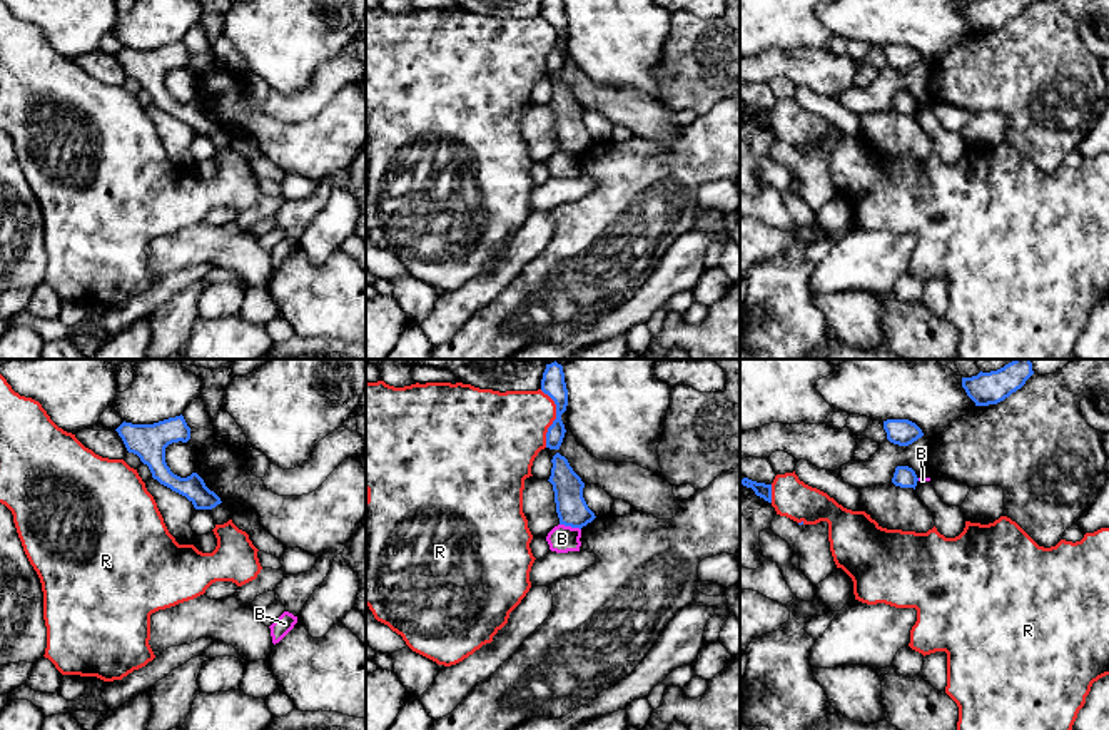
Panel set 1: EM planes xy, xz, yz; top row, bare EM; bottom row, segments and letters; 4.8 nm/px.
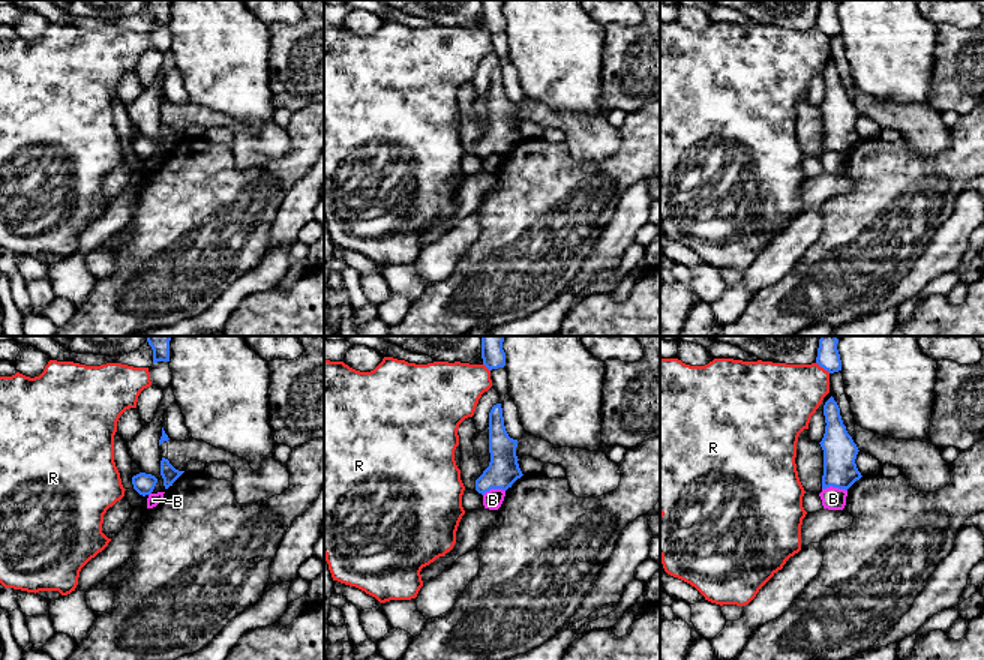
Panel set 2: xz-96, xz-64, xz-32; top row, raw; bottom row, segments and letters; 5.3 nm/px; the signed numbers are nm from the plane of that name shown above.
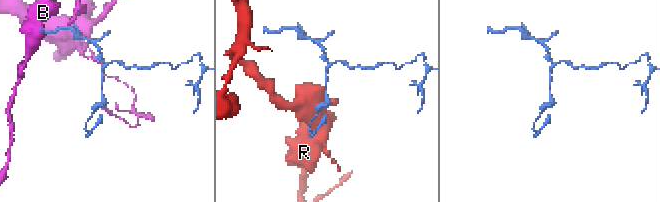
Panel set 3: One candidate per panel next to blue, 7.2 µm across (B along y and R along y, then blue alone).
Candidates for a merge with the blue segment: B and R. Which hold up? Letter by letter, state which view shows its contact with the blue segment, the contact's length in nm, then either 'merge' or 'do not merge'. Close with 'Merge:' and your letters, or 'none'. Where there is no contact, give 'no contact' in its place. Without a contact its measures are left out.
B: xz | 110 nm | do not merge
R: xz | 280 nm | do not merge
Merge: none

